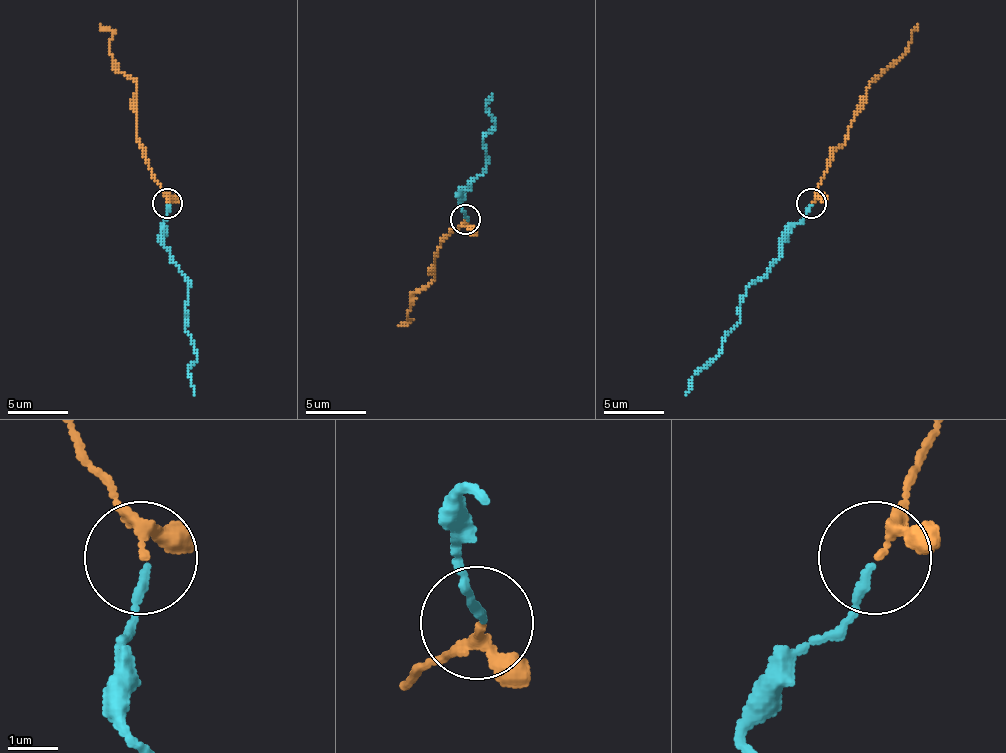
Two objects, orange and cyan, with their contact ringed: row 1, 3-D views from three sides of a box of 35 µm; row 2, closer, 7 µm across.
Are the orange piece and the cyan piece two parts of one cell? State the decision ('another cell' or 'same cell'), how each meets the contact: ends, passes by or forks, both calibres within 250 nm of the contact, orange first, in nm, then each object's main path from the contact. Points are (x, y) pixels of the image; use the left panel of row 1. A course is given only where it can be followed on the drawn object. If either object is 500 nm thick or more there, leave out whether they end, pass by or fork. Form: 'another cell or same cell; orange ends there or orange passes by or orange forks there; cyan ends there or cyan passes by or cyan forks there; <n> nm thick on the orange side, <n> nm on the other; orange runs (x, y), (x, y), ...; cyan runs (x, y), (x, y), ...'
same cell; orange passes by; cyan ends there; 160 nm thick on the orange side, 160 nm on the other; orange runs (167, 202), (149, 160), (136, 142), (136, 84), (115, 66), (109, 51), (112, 33), (100, 24); cyan runs (167, 205), (164, 244), (170, 259), (188, 277), (185, 322), (197, 356), (188, 374), (194, 395)

